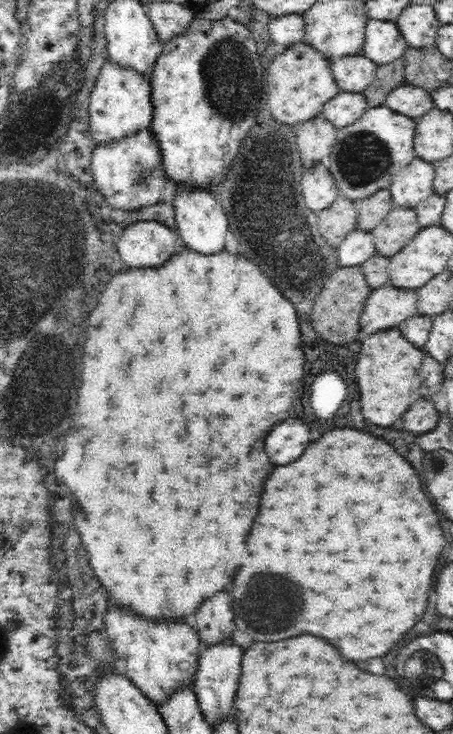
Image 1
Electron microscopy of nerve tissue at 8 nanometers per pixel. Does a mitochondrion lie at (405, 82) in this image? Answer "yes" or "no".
no

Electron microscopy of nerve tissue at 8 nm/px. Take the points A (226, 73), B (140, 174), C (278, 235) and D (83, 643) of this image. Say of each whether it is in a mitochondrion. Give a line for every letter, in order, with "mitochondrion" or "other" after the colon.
A: mitochondrion
B: mitochondrion
C: mitochondrion
D: mitochondrion

